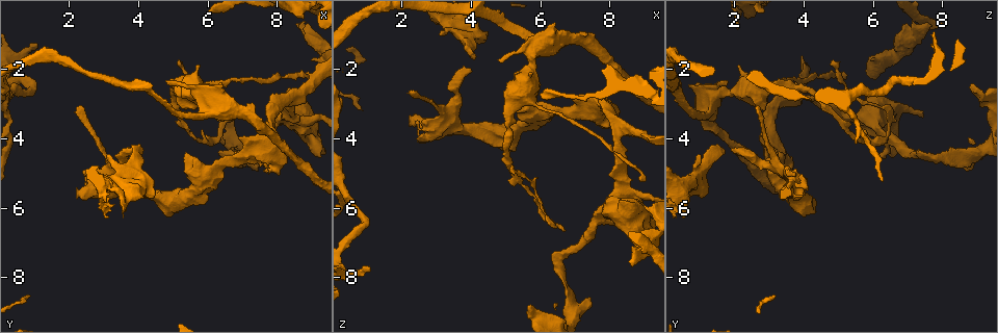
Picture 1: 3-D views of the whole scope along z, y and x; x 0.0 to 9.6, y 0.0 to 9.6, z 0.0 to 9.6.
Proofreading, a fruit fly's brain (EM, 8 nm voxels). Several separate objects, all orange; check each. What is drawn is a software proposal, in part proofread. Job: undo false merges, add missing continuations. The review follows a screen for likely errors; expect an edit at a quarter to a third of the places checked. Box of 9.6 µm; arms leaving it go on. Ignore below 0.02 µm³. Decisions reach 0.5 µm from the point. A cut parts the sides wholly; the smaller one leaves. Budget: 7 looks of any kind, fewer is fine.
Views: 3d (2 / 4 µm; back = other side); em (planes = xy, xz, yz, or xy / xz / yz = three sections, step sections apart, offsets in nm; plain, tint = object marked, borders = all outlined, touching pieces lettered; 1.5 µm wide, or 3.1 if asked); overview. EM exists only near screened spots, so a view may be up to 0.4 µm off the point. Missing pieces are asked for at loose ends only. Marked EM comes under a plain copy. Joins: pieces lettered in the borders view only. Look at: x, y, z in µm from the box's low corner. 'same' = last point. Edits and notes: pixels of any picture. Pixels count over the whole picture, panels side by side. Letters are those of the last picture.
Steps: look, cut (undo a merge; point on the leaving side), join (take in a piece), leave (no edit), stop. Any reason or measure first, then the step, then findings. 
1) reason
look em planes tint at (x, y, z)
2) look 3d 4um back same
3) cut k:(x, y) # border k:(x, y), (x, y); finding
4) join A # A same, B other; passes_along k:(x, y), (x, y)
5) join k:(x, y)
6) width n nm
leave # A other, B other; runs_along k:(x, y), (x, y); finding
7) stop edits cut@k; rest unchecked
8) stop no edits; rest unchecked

thick end
look em xy step 4 borders at (8.70, 3.80, 5.65)

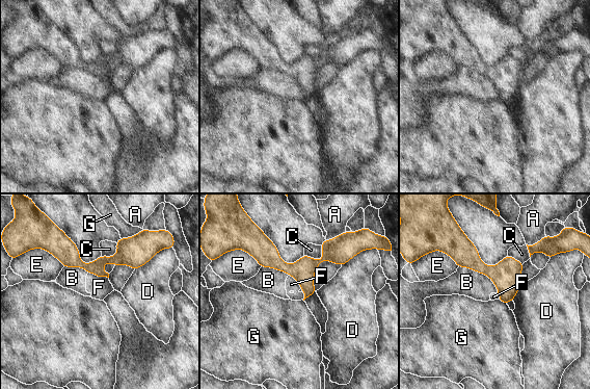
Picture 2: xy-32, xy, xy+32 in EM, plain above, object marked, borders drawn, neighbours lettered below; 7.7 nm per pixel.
look em planes borders same

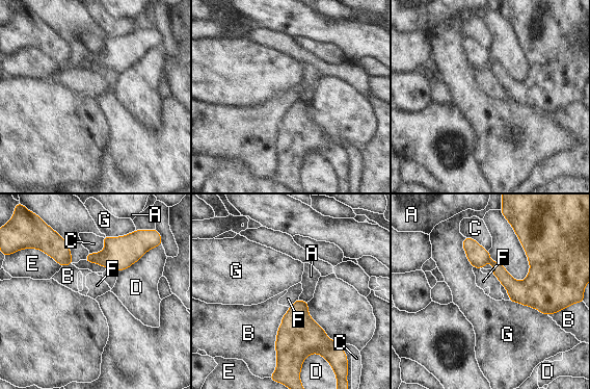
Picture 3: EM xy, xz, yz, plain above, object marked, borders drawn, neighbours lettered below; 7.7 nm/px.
longest_contact B 460 nm
leave # A other, B other, C other, D other, E other, F other, G other; runs_along 3:(465, 241), (550, 311); no lettered piece goes on from it

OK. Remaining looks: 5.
sharp bend
look 3d 2um at (6.80, 4.50, 8.75)

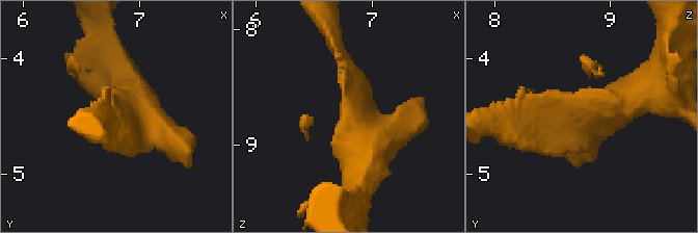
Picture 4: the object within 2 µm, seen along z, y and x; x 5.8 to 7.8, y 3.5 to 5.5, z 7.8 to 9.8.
look em planes borders at (6.82, 4.44, 8.76)

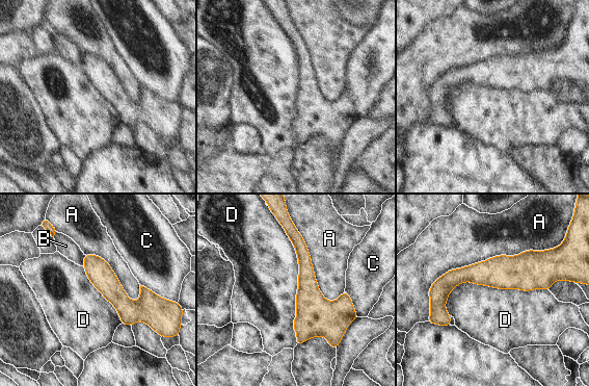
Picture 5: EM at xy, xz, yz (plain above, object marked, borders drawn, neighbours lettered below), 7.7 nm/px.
leave # A other, B other, C other, D other; border 5:(547, 288), (462, 282), (445, 309); continuous, no second neuron

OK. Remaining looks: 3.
abrupt turn
look em xy step 8 tint at (6.45, 3.25, 6.45)

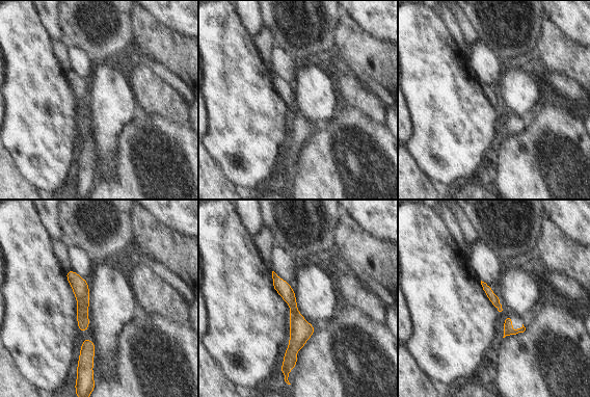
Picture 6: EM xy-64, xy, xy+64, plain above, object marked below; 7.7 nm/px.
another direction
look em planes tint same

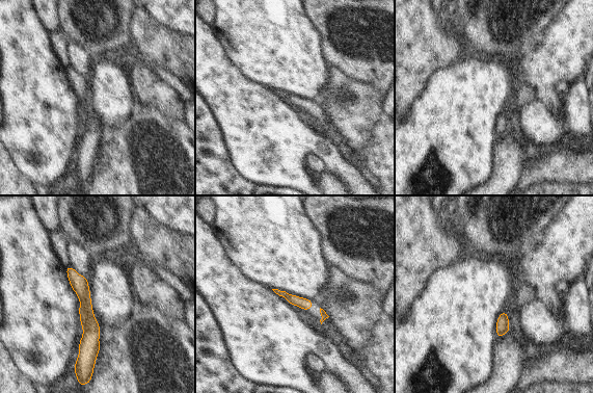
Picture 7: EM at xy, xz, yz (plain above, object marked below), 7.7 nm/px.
look em planes borders same

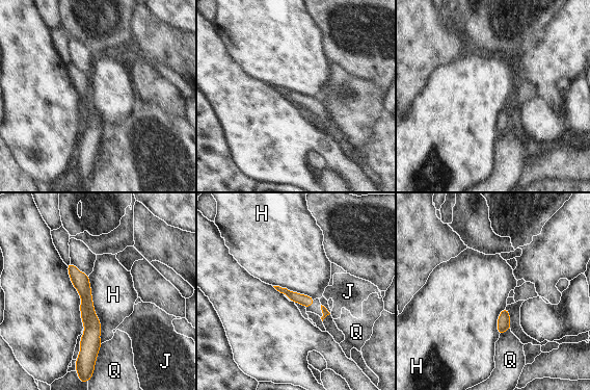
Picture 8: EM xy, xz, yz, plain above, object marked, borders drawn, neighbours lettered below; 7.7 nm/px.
leave # H other, J other, Q other; one neuron here

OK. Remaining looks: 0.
stop no edits; rest unchecked

